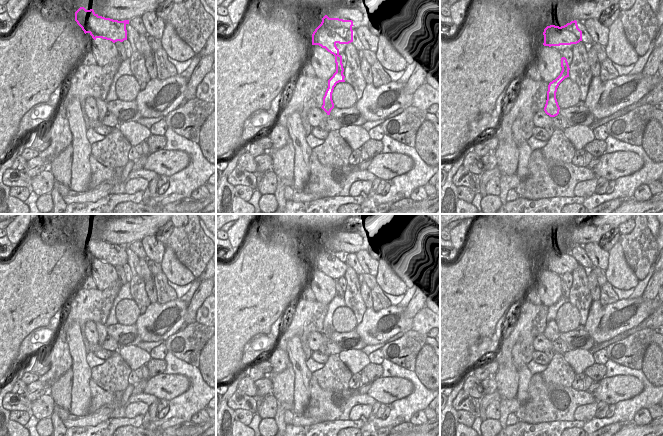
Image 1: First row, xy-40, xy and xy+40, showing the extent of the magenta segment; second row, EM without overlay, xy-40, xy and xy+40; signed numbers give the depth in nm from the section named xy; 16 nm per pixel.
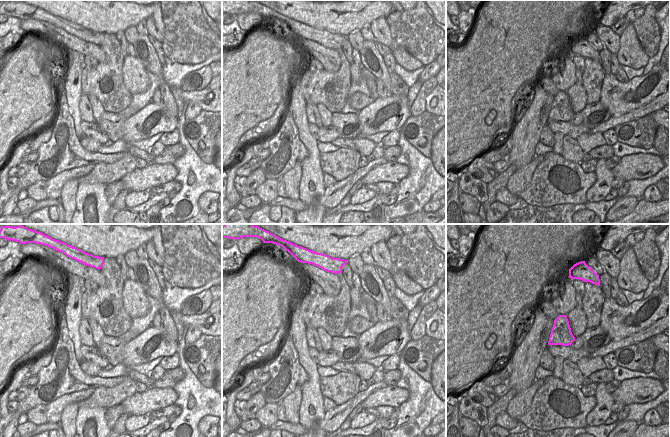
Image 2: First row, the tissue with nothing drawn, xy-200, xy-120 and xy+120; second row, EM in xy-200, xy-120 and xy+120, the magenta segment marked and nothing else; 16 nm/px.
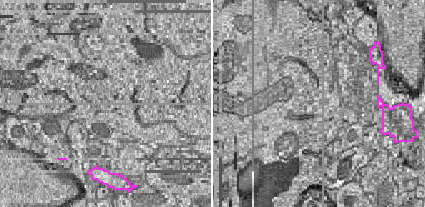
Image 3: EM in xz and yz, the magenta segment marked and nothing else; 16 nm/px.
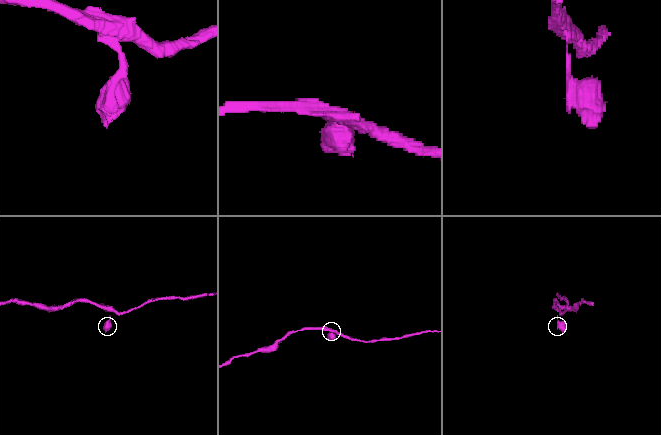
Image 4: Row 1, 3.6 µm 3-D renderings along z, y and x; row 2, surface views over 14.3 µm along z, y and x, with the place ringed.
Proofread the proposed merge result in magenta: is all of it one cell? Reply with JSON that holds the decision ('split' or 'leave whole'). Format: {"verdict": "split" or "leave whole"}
{"verdict": "leave whole"}

